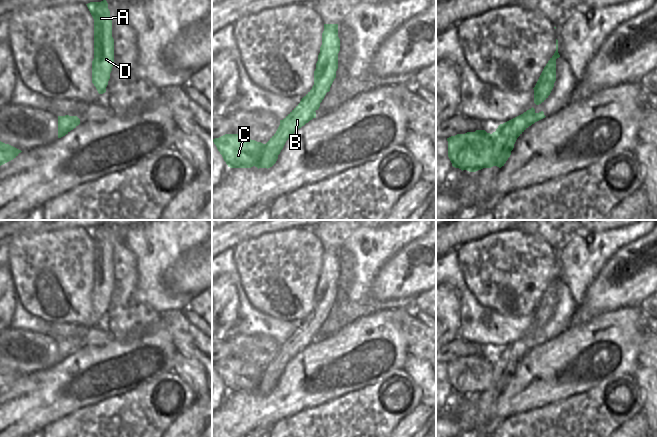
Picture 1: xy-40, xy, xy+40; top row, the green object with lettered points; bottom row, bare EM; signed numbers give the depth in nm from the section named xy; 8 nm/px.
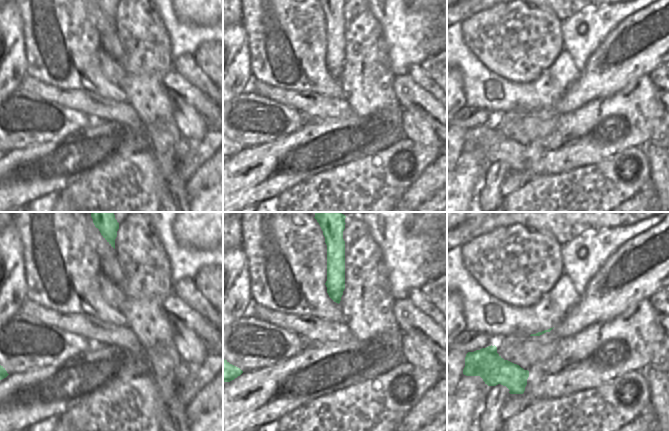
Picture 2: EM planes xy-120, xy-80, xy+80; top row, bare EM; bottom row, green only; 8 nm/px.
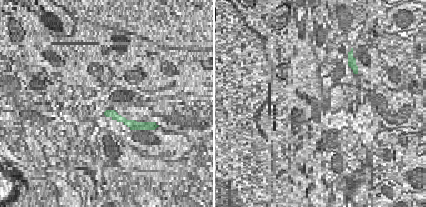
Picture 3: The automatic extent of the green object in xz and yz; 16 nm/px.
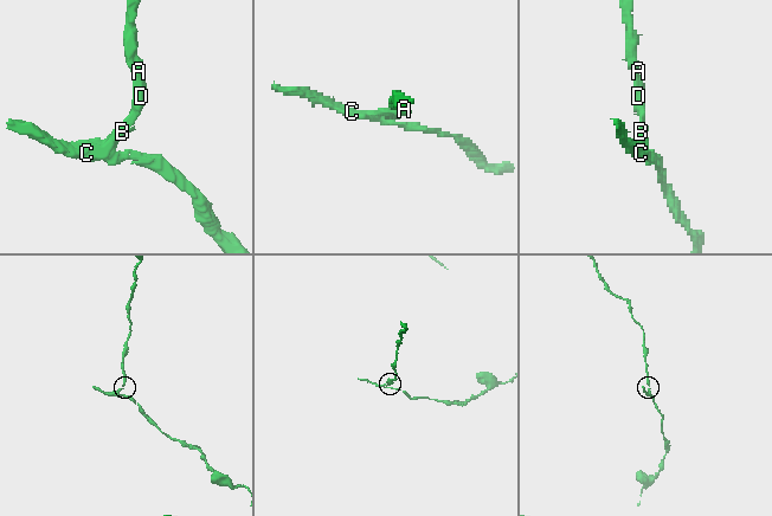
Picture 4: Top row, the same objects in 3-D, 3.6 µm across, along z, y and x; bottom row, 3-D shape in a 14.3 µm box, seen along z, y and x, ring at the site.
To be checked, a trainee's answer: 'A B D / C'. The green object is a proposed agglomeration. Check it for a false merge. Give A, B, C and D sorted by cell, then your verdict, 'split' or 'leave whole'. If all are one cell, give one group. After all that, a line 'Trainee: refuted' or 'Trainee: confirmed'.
A B D / C; split
Trainee: confirmed

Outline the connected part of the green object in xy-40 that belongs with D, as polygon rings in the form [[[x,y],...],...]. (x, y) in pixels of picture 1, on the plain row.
[[[106,224],[86,228],[94,243],[94,283],[92,285],[92,307],[99,318],[106,316],[110,297],[114,289],[114,263],[112,243]]]

